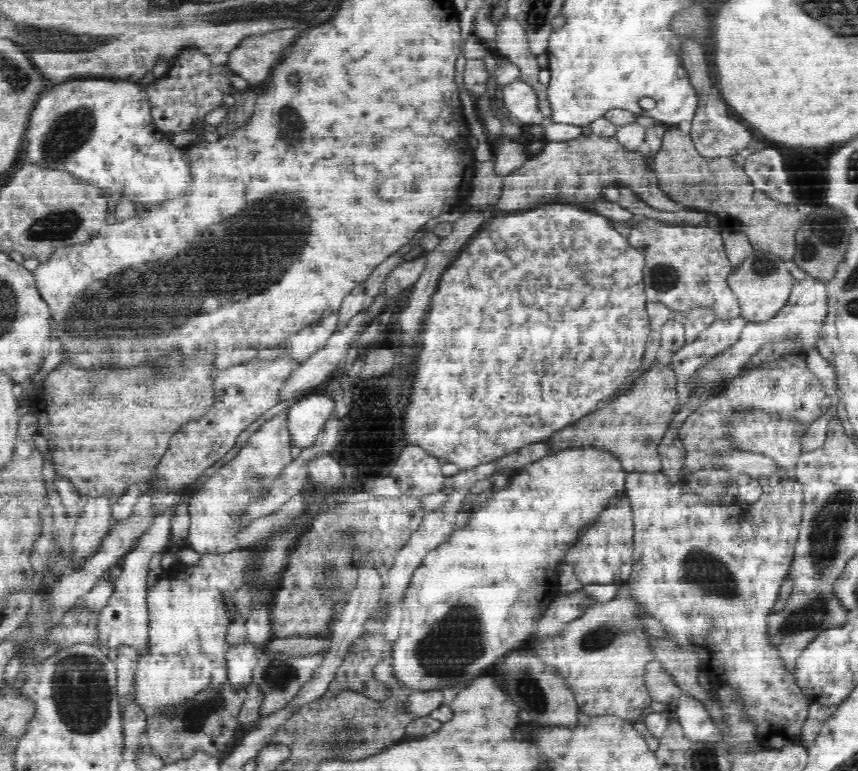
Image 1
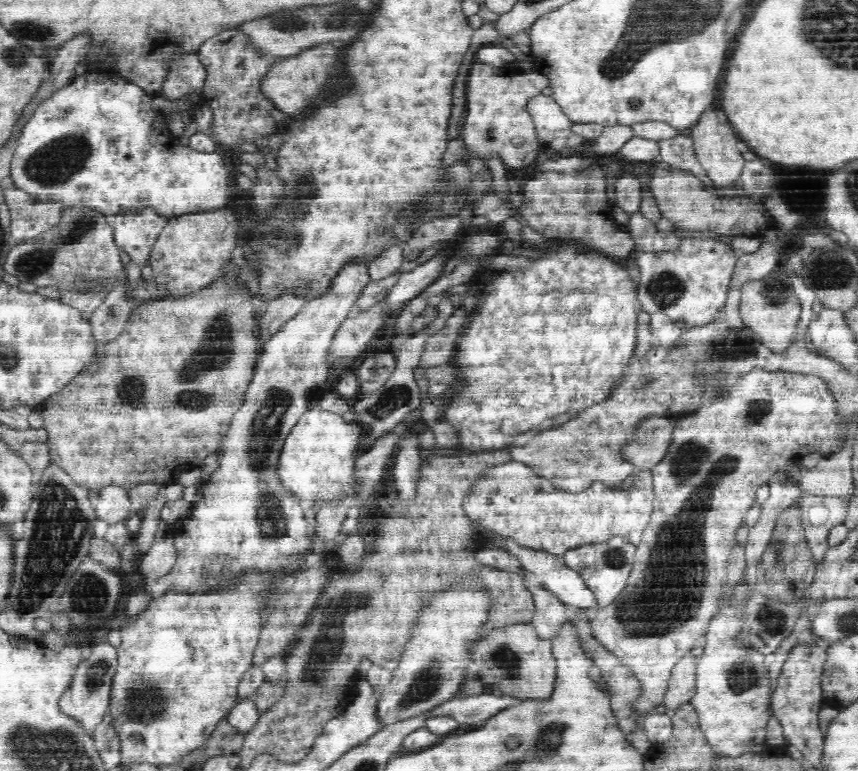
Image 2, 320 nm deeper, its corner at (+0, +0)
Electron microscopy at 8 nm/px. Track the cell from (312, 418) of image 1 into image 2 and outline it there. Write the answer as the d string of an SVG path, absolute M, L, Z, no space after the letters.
M317 405L308 406L286 437L278 472L304 504L312 500L321 503L326 496L342 496L342 488L346 488L355 460L361 453L358 450L361 436L356 422L346 423L341 414L322 410Z

